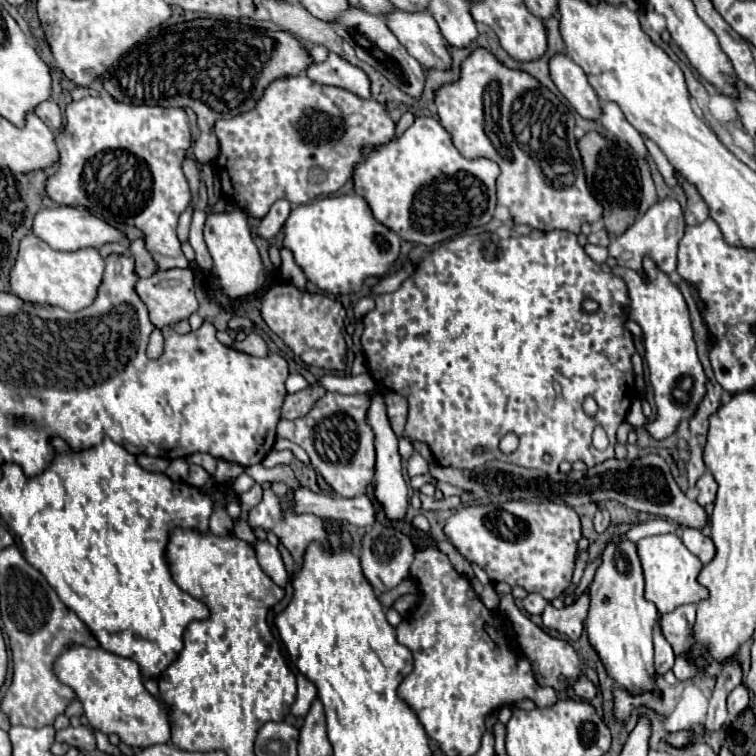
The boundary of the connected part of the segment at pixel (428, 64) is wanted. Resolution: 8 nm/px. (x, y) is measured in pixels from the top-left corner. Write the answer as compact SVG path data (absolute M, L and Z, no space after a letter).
M396 9L386 15L386 21L396 39L400 39L400 43L404 45L404 49L426 69L444 71L452 67L448 43L436 19L428 11L406 13Z

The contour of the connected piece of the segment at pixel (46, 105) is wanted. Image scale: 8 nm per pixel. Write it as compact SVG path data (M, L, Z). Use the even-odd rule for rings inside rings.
M48 99L48 101L42 101L34 107L34 113L52 129L52 131L58 131L62 127L62 113L60 113L60 107L54 103L54 99Z

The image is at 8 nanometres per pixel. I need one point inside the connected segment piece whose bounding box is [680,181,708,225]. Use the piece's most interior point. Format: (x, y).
(695, 213)

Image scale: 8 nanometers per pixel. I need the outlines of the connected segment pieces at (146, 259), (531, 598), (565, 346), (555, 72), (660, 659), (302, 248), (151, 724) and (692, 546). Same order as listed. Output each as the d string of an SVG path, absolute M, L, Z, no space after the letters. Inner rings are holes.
M138 237L130 243L130 255L134 259L134 273L138 277L150 277L156 271L156 263L152 261L150 253L144 249L144 239Z
M530 593L524 601L522 601L524 609L530 613L530 615L540 615L544 611L544 607L548 605L548 601L544 601L544 597L536 595L536 593Z
M484 231L478 235L464 235L464 237L456 237L450 241L444 241L438 249L426 253L418 263L416 263L416 271L400 285L400 289L396 289L394 293L384 293L384 295L376 295L376 309L370 311L362 323L364 323L364 333L362 333L362 347L364 347L364 357L366 357L366 367L372 375L374 381L382 383L386 389L400 393L402 397L406 397L408 401L408 423L404 429L404 439L414 443L414 441L424 441L430 451L432 457L438 465L442 467L454 467L454 469L476 469L480 465L484 465L486 461L492 459L500 459L506 463L514 463L520 467L528 467L528 469L540 469L544 473L556 473L558 465L562 461L574 463L574 461L584 461L588 467L594 467L610 457L614 457L614 445L616 445L616 429L620 426L630 405L632 405L632 397L634 397L634 371L632 371L632 363L630 357L636 351L634 349L634 341L630 331L626 331L622 327L624 319L628 317L624 307L628 305L628 287L624 285L624 281L620 281L620 277L616 277L614 273L604 273L600 269L598 263L594 263L584 249L580 247L578 239L574 233L568 231L548 231L542 233L542 237L528 237L528 235L520 235L520 237L508 237L508 239L500 239L498 235ZM586 297L594 297L594 301L598 301L600 309L594 315L586 315L580 309L580 303ZM592 395L598 403L598 415L596 419L590 419L584 409L584 397ZM596 425L602 425L610 445L606 451L598 451L592 445L592 431ZM506 433L516 433L520 439L520 445L514 453L504 455L498 449L500 439ZM474 447L486 447L488 453L484 455L472 455ZM544 455L550 455L552 461L544 463Z
M554 55L550 59L550 77L580 117L588 121L600 119L600 99L586 81L586 73L570 57Z
M658 617L658 621L656 621L656 625L654 625L654 649L656 649L656 657L654 657L654 661L656 661L656 671L658 671L660 675L664 675L664 673L674 665L676 655L674 655L674 651L672 651L672 645L670 645L670 643L666 641L666 637L662 635L660 617Z
M350 193L350 195L322 197L312 203L292 207L288 219L284 221L282 247L286 247L294 255L296 265L304 271L306 279L312 285L332 295L348 295L360 291L366 277L384 277L388 273L388 269L400 255L400 237L392 229L374 219L364 197Z
M68 645L66 651L54 661L54 675L60 683L68 685L84 707L84 715L94 729L110 735L116 733L126 745L140 749L140 745L170 743L168 709L154 699L142 683L140 667L128 659L114 655L102 647Z
M684 529L682 533L682 543L706 565L708 561L712 561L716 547L712 545L712 539L708 535L704 535L702 531L696 529Z

